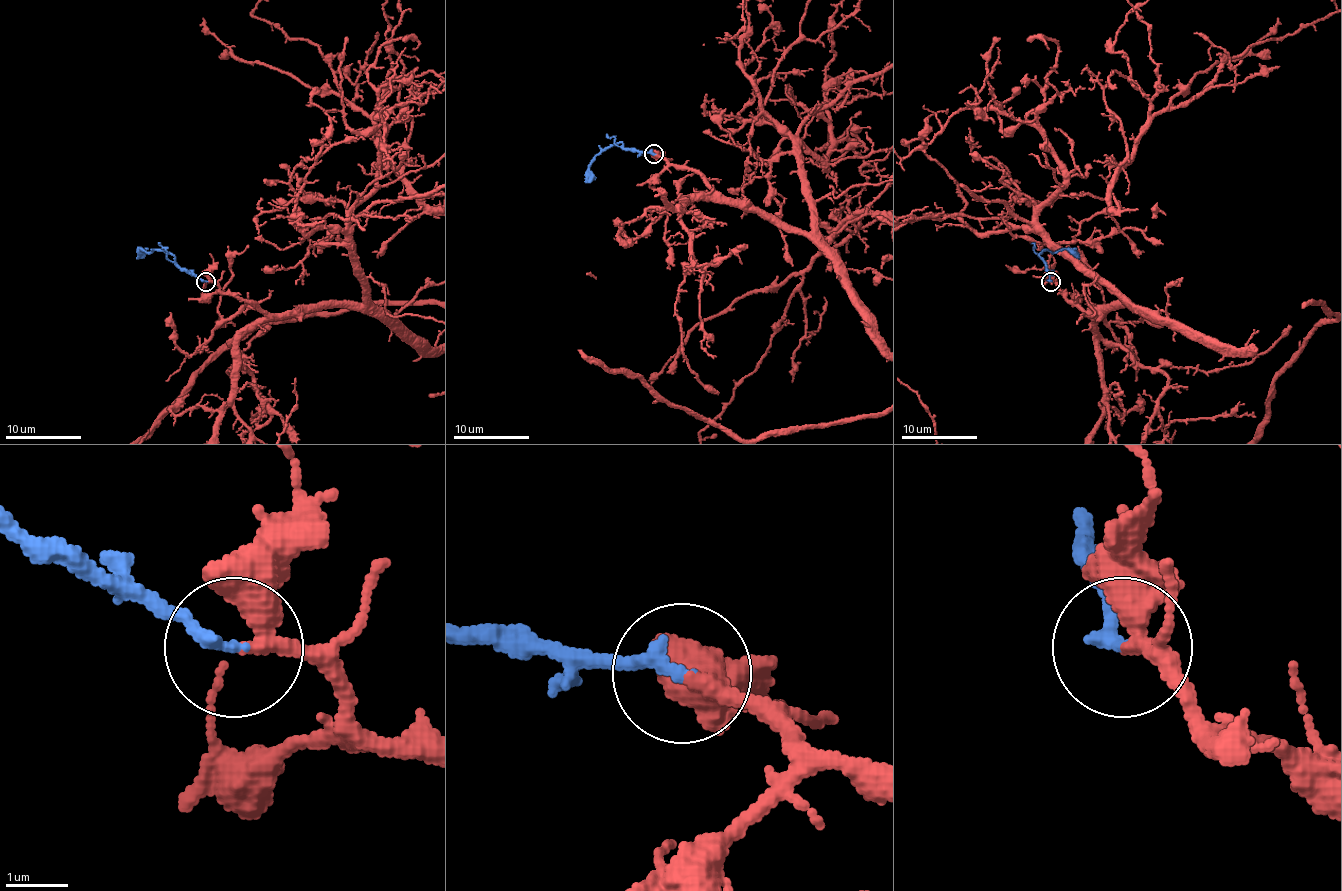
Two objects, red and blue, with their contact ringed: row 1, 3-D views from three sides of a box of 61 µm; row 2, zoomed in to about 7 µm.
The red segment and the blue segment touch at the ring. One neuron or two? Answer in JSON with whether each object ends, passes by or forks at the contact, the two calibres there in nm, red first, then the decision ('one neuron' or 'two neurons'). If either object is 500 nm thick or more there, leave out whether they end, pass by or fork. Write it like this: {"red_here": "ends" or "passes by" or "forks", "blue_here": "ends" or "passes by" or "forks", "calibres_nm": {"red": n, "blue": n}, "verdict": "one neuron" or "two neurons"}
{"red_here": "passes by", "blue_here": "ends", "calibres_nm": {"red": 240, "blue": 240}, "verdict": "one neuron"}

